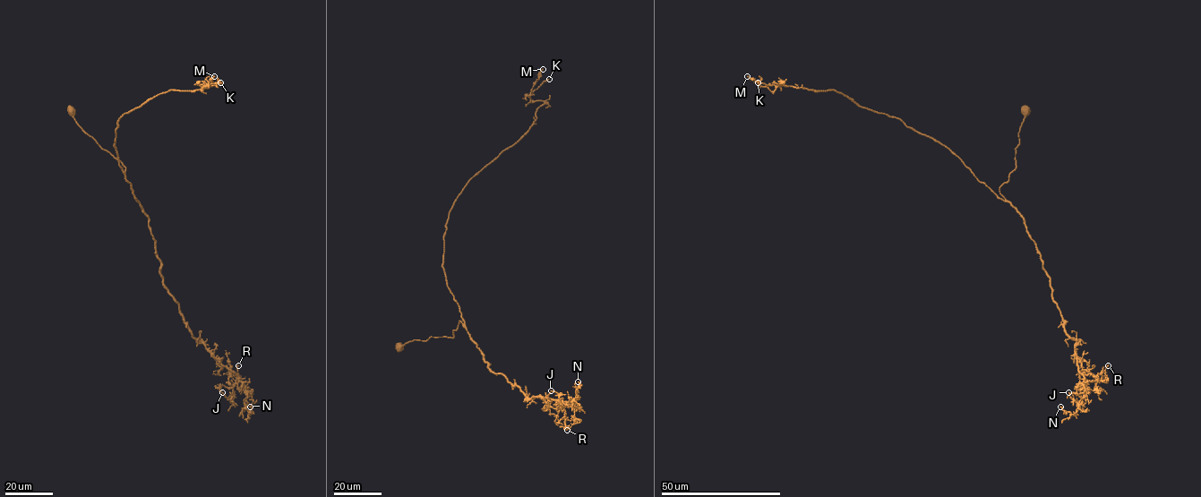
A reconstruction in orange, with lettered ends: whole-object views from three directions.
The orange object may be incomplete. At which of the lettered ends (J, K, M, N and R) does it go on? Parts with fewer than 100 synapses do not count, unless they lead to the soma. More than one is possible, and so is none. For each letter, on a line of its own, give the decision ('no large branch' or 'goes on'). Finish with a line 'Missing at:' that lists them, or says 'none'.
J: no large branch
K: no large branch
M: no large branch
N: no large branch
R: no large branch
Missing at: none

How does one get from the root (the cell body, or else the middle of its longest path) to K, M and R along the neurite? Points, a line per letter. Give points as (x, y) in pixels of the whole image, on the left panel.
K: (71, 111), (121, 162), (136, 201), (115, 147), (120, 118), (170, 89), (220, 82)
M: (71, 111), (121, 162), (136, 201), (115, 147), (117, 122), (159, 93), (214, 86), (201, 91), (214, 76)
R: (71, 111), (125, 168), (149, 218), (163, 285), (192, 335), (236, 381), (238, 365)

